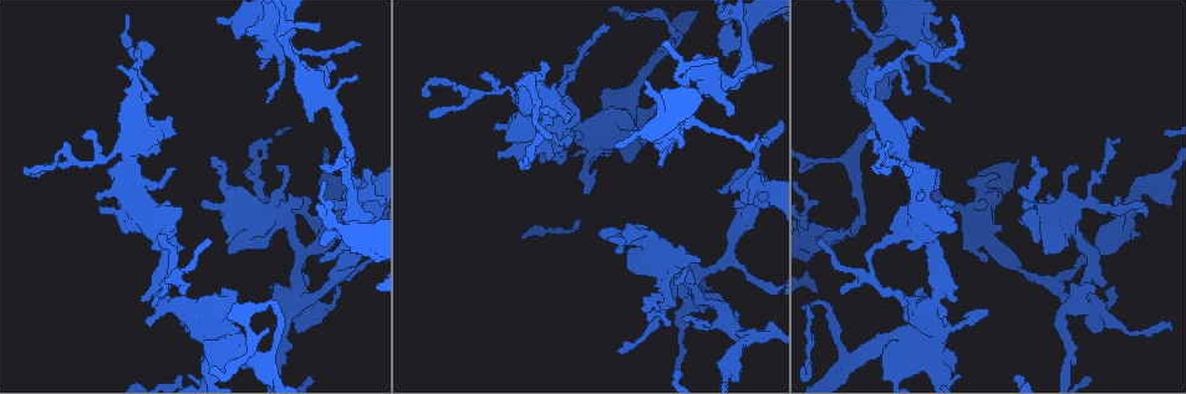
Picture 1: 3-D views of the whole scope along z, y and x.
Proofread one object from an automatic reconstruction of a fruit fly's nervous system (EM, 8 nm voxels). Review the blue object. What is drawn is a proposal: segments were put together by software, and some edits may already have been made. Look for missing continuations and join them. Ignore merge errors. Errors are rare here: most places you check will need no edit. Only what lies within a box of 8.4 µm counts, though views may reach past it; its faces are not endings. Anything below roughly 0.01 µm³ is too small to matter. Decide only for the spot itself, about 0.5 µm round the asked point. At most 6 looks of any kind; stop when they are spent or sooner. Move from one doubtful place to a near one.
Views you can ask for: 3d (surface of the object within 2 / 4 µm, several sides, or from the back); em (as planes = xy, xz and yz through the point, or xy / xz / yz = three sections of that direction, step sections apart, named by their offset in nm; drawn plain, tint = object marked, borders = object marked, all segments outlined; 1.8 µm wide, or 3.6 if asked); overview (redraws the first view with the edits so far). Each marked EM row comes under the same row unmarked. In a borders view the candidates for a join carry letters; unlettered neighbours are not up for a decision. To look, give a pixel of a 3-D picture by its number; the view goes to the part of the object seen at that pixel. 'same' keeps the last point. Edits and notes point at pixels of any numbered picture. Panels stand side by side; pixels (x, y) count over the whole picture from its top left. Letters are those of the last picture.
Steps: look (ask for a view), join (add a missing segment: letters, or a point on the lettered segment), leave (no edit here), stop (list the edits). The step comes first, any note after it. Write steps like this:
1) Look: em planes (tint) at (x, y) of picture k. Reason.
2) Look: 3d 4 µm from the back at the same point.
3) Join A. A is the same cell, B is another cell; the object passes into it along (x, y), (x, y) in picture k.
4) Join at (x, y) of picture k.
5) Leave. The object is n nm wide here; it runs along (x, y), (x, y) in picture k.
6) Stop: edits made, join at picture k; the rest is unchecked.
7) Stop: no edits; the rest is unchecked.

Look: 3d 4 µm at (303, 51) of picture 1. Sudden change in width.

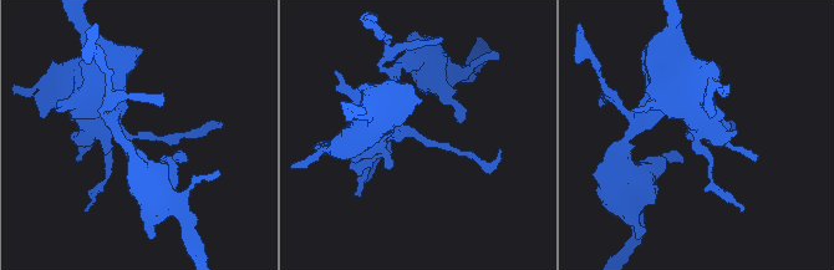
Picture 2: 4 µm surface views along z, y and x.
Look: em 3.6 µm xz step 8 (tint) at (142, 135) of picture 2.

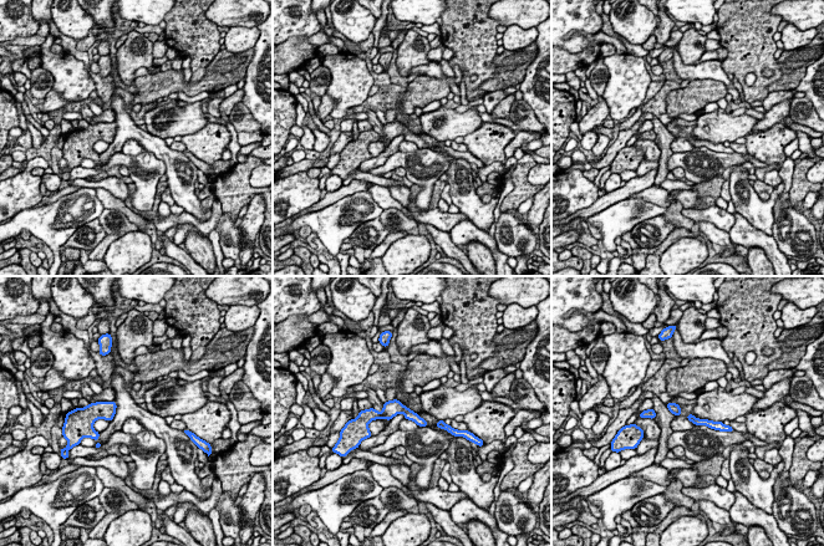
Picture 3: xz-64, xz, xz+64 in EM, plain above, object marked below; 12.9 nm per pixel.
Look: em 3.6 µm yz step 16 (borders) at the same point.

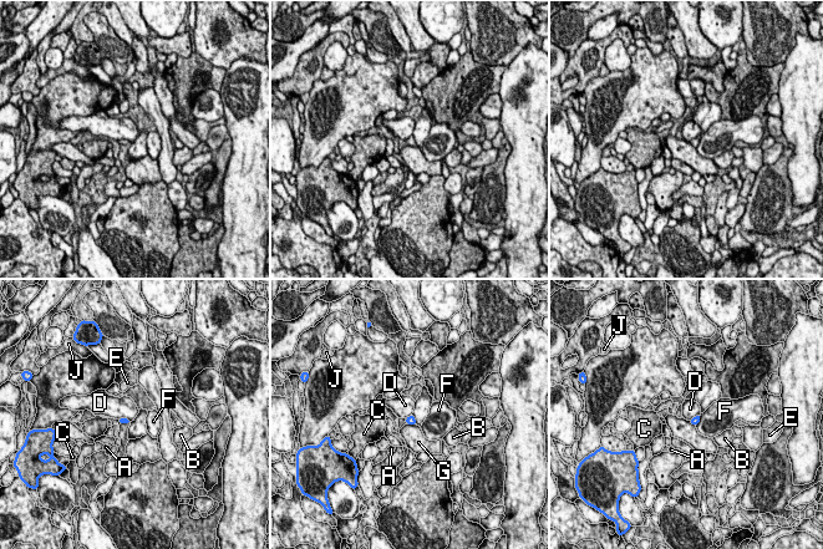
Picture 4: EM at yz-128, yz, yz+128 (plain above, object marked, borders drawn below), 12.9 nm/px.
Leave. A, B, C, D, E, F, G and J are other cells; no lettered segment goes on from it.

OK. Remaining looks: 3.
Look: 3d 2 µm from the back at (543, 102) of picture 1. Three arms meet.

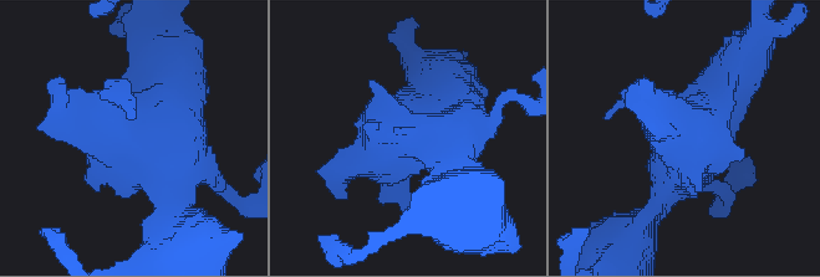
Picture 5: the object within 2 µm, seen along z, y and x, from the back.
Look: em planes (borders) at (129, 141) of picture 5. Need the tissue.

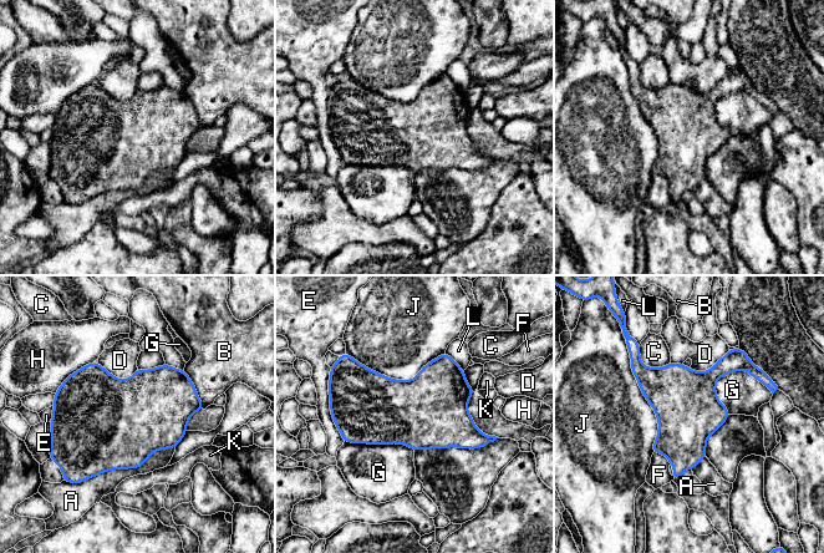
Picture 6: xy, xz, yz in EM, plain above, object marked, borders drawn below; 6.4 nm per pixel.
Leave. A, B, C, D, E, F, G, H, J, K and L are other cells; a border runs along (742, 368), (716, 382), (730, 414) in picture 6; none of them fits.

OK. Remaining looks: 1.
Stop: no edits; the rest is unchecked.

